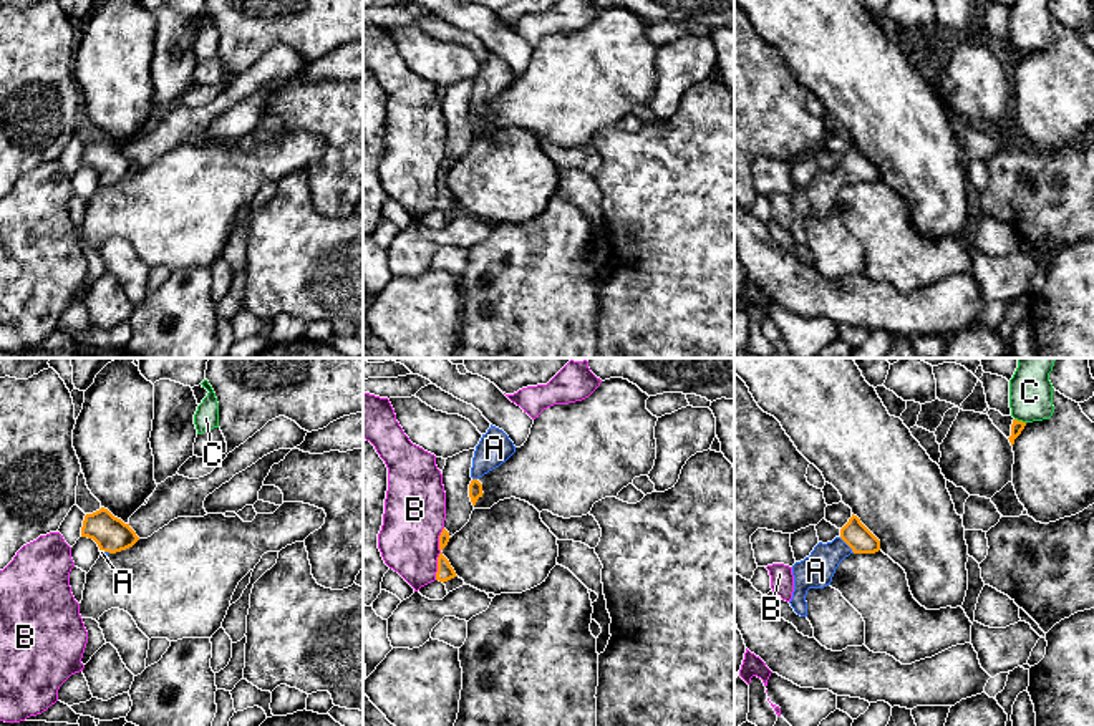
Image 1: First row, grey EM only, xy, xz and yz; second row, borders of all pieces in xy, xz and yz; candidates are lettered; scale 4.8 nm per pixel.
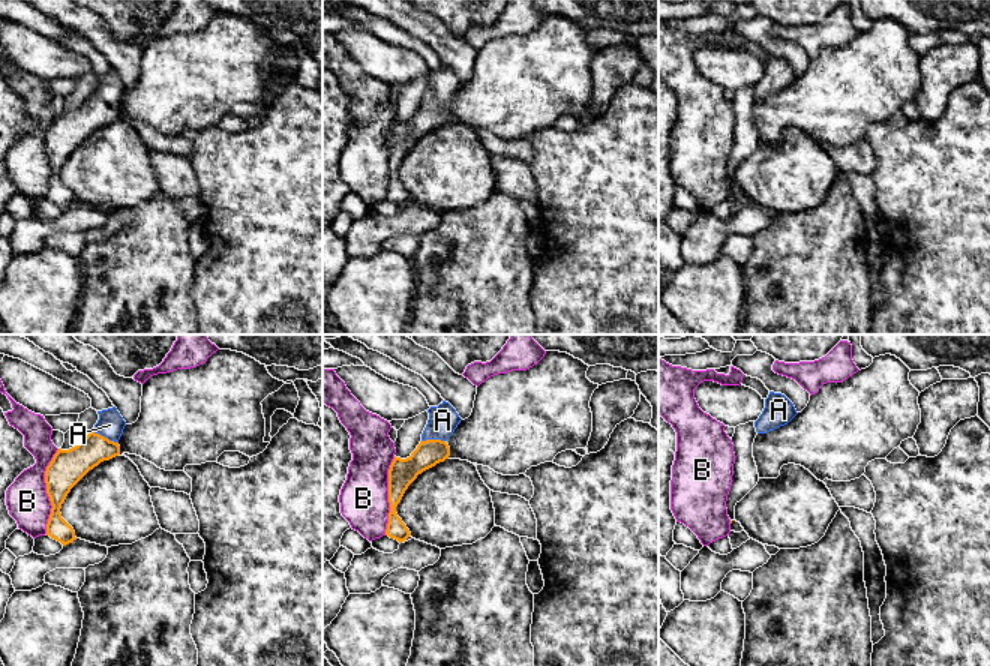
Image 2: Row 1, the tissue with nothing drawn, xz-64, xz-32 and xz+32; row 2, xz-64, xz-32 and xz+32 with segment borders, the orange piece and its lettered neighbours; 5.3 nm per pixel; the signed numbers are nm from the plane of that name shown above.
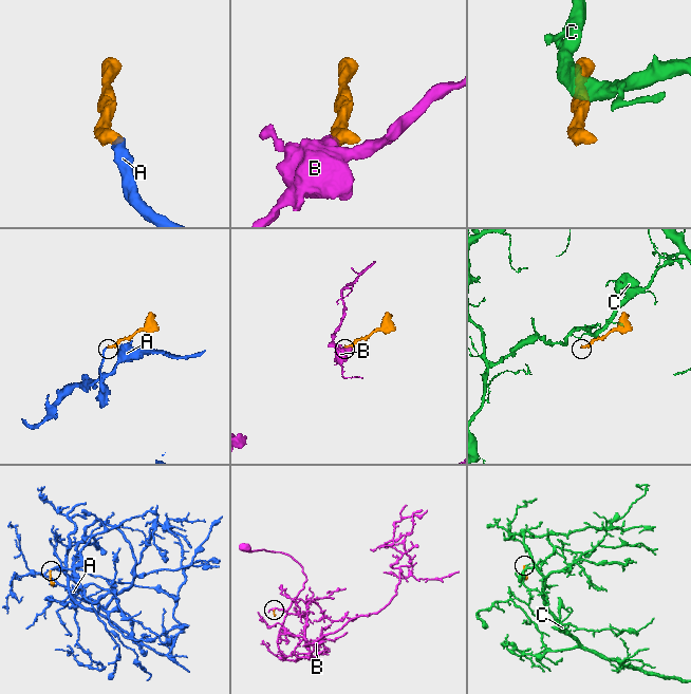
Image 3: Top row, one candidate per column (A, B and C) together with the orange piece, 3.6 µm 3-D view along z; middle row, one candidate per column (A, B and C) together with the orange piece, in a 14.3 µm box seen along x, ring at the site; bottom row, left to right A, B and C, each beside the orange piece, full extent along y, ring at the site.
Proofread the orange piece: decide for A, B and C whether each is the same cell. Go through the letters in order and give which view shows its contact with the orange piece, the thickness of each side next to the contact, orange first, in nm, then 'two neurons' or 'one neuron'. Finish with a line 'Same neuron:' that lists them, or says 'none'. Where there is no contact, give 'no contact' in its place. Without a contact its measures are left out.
A: yz | 120/160 nm | one neuron
B: xz | 80/300 nm | two neurons
C: yz | 60/200 nm | two neurons
Same neuron: A

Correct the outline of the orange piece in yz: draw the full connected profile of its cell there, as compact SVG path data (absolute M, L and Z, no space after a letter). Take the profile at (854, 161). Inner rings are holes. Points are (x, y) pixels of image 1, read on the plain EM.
M852 143L832 171L819 171L809 186L792 194L794 220L791 235L801 245L807 245L806 224L809 217L830 214L839 192L850 182L875 182L880 169Z

